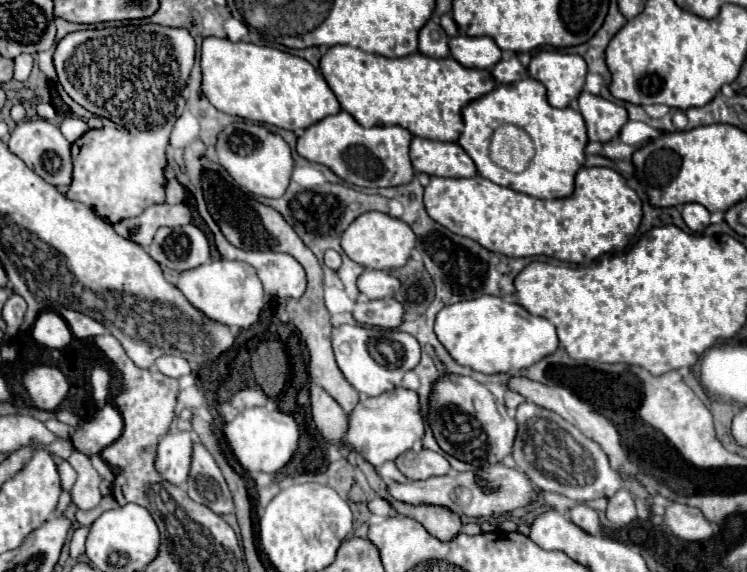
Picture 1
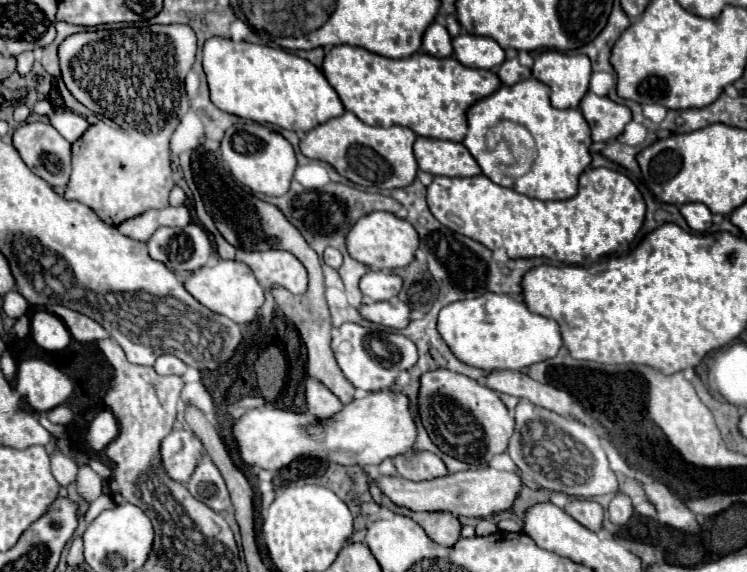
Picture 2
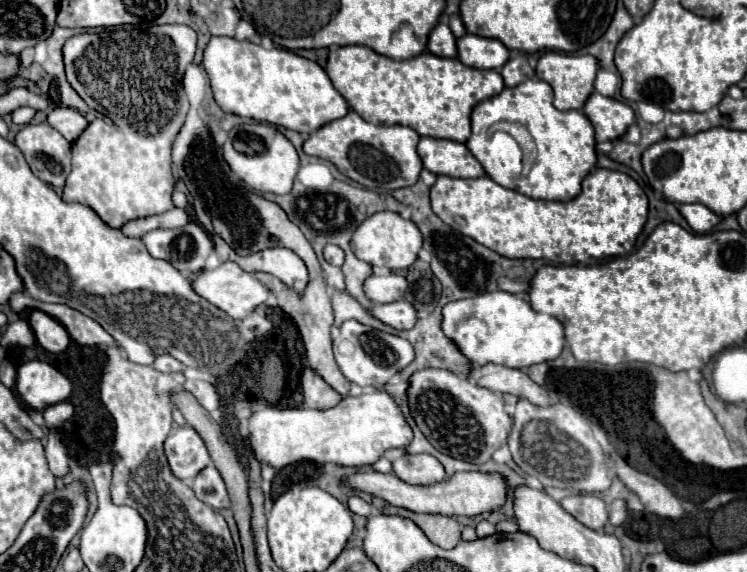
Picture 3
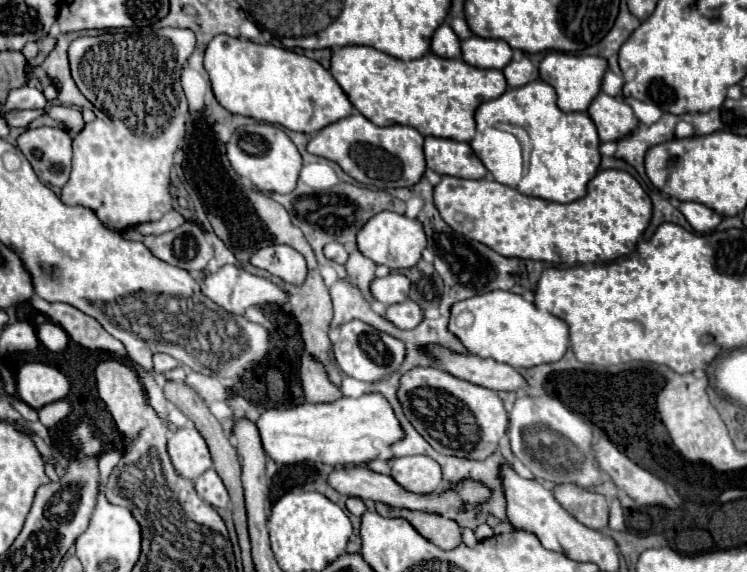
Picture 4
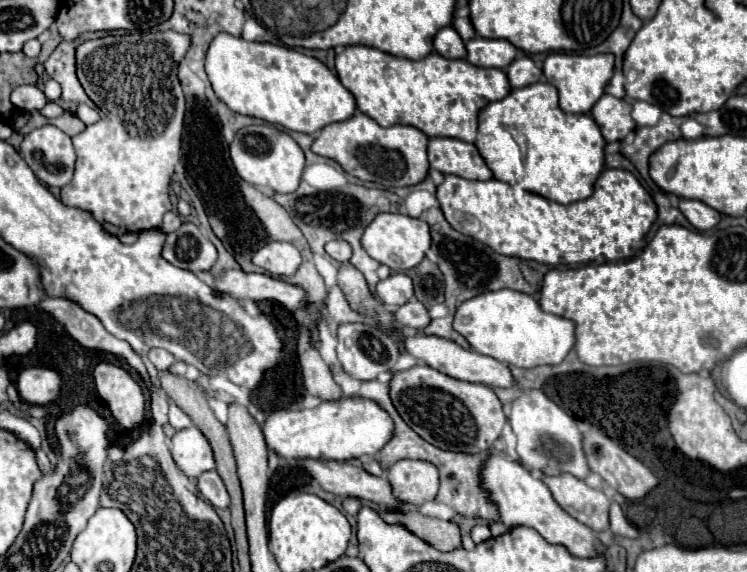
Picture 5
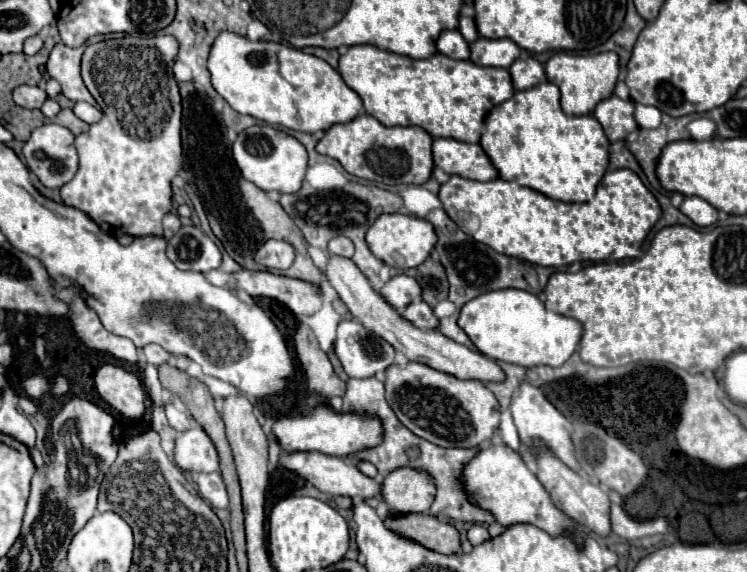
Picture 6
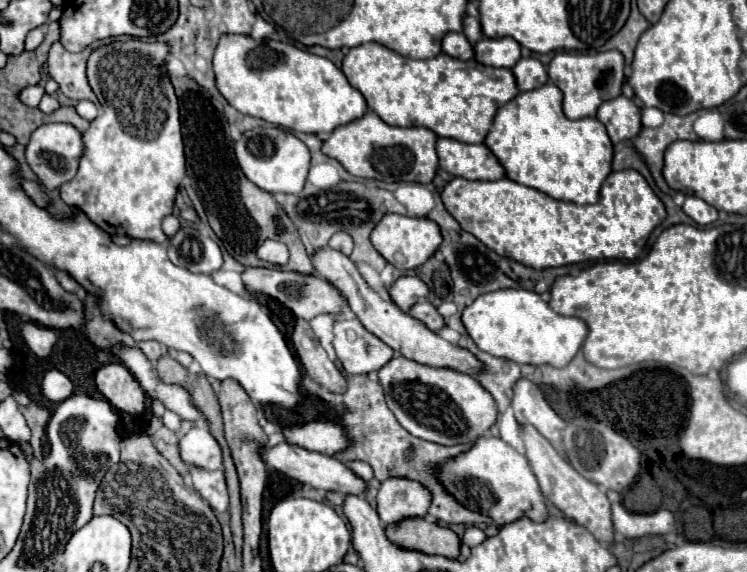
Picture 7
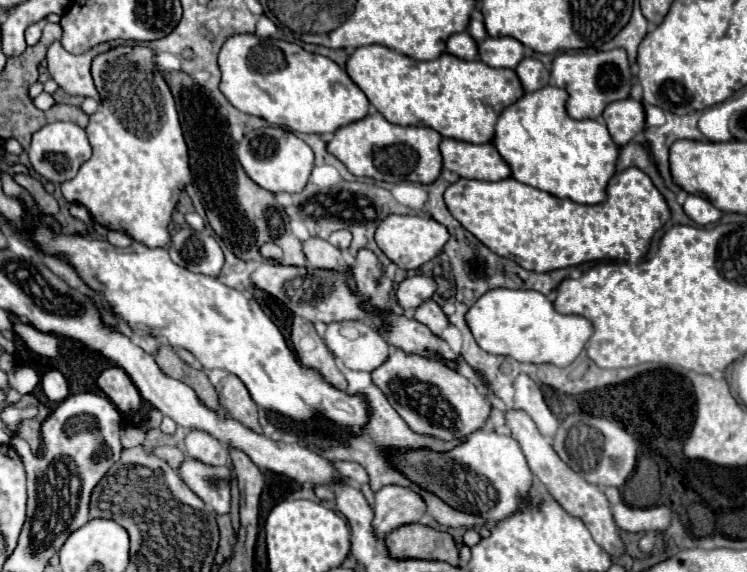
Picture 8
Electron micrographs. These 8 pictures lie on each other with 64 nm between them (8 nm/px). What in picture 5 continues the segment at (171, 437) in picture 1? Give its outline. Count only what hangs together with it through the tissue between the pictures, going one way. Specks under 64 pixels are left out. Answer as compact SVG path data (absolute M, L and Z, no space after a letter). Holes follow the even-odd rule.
M190 426L186 430L178 430L174 434L172 458L174 458L176 466L188 478L198 478L202 472L216 468L212 448L210 448L206 436L196 426Z

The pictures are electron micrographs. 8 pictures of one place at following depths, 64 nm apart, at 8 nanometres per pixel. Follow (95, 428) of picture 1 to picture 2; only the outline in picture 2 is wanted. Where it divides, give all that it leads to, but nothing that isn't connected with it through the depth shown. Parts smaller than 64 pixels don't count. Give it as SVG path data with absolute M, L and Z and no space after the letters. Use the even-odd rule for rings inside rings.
M110 410L100 412L94 422L90 424L90 430L86 434L86 444L90 450L100 452L104 450L114 438L118 436L118 422Z

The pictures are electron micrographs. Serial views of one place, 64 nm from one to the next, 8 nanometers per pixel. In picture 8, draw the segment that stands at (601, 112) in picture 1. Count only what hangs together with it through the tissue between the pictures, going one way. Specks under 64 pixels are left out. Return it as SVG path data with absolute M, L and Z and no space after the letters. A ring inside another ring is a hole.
M632 98L612 102L604 110L604 120L610 136L618 146L634 140L644 128L644 106Z

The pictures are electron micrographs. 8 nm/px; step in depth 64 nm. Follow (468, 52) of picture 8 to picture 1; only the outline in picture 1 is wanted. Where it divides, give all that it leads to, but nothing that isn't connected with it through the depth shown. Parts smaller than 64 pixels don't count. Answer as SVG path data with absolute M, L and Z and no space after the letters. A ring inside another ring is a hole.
M428 22L422 30L420 30L420 44L418 44L420 52L432 58L444 58L450 54L448 50L448 34L442 30L440 24Z

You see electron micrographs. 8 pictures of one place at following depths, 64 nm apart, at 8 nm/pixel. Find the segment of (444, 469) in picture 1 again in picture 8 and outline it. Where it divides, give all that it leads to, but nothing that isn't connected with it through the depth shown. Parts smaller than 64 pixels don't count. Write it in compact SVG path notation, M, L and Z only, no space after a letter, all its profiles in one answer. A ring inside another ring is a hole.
M384 486L382 490L376 492L376 502L374 502L374 532L378 536L388 536L388 532L404 526L404 524L412 524L412 522L420 522L420 518L426 512L426 504L424 500L412 492L410 488L402 488L402 486Z

